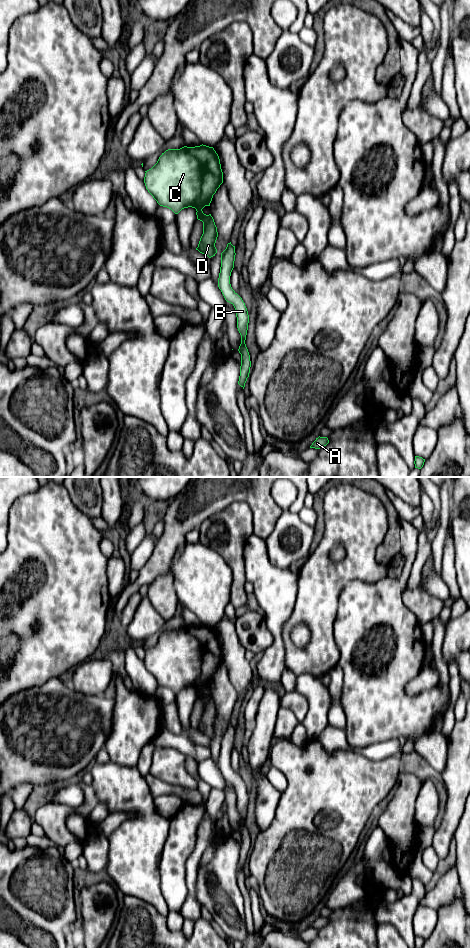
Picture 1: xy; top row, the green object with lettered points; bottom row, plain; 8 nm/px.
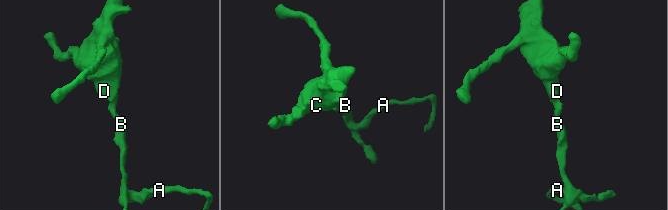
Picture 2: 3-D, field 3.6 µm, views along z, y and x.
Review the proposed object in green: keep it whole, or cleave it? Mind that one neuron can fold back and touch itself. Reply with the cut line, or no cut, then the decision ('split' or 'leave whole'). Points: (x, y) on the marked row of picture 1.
cut none; leave whole

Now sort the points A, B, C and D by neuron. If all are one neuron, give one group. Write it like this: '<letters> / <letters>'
A B C D

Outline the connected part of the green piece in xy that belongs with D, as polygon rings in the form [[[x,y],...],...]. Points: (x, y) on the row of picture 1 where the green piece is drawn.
[[[202,144],[168,149],[162,153],[156,164],[145,172],[146,189],[160,206],[171,209],[175,214],[188,207],[196,209],[197,219],[203,222],[203,234],[196,250],[209,258],[215,256],[217,227],[211,214],[206,215],[202,211],[205,206],[210,206],[213,195],[223,183],[220,159],[214,148]]]

